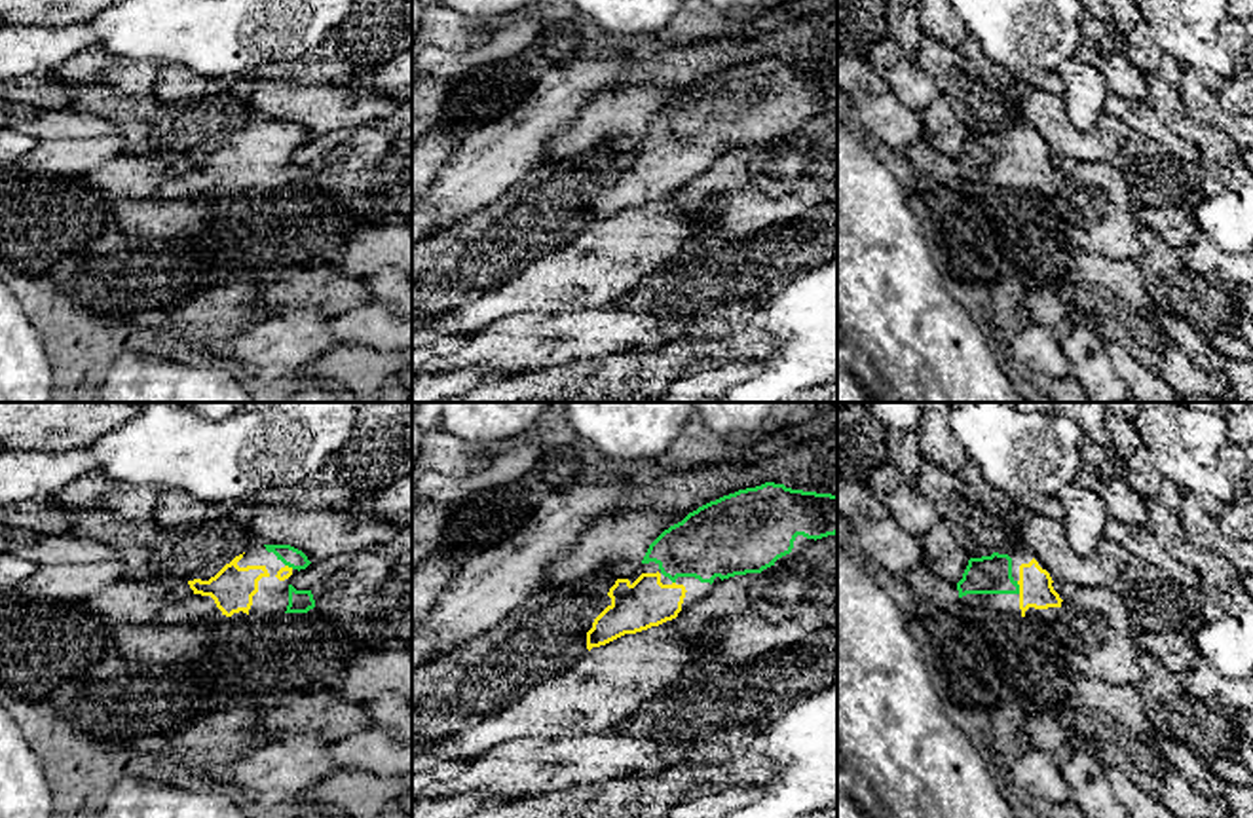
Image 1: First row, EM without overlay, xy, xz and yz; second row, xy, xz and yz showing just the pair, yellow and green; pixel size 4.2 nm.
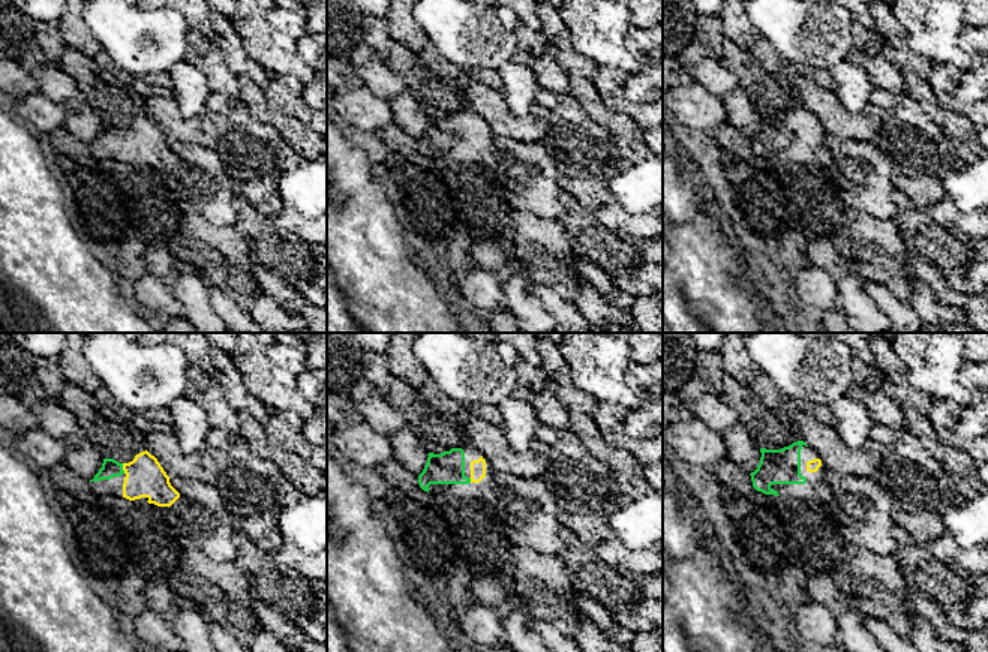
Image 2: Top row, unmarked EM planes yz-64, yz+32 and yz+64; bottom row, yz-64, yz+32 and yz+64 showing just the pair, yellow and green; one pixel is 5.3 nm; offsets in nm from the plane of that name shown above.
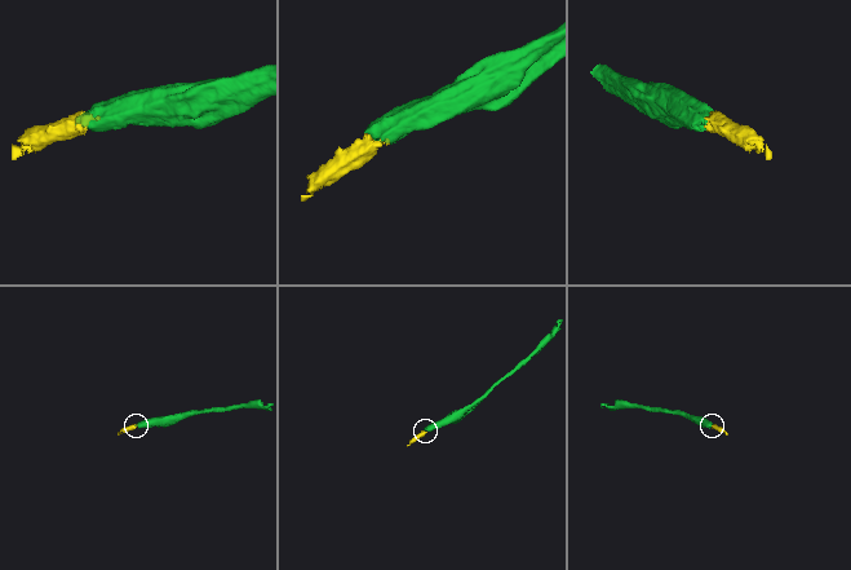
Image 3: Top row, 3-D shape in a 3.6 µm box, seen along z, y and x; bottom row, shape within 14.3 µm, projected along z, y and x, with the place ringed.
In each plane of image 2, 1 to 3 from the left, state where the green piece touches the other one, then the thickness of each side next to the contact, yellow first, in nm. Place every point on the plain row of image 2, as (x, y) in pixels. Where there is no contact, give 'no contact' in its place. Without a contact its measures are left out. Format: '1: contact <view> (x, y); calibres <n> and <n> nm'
1: contact yz-64 (123, 132); calibres 200 and 100 nm
2: contact yz+32 (471, 144); calibres 80 and 180 nm
3: no contact

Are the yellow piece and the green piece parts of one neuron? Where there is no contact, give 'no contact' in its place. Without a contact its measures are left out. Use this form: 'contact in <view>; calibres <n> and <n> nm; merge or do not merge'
contact in yz; calibres 140 and 160 nm; merge

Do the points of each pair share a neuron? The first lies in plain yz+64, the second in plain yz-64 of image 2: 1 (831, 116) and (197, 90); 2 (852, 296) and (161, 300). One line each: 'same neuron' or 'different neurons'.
1: different neurons
2: different neurons

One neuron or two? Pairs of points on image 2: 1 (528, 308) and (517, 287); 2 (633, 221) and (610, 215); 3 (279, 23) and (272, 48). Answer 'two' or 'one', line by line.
1: one
2: one
3: one

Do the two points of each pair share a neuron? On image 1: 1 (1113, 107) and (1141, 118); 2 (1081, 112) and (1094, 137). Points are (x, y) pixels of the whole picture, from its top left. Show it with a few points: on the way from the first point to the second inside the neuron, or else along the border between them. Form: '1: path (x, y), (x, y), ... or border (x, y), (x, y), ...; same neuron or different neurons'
1: path (1121, 109), (1134, 114); same neuron
2: border (1060, 97), (1075, 124), (1094, 126); different neurons

